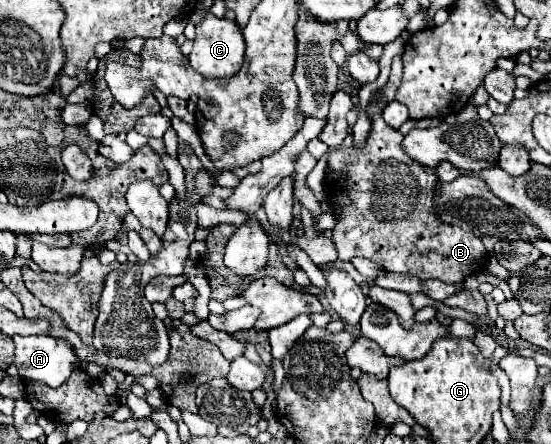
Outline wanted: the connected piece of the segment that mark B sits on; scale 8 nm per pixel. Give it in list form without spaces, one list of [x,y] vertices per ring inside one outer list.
[[[369,105],[367,115],[371,117],[371,131],[363,149],[343,149],[329,155],[329,169],[335,171],[337,179],[333,183],[335,199],[339,201],[341,213],[337,215],[337,225],[333,229],[333,241],[341,261],[351,261],[353,257],[365,257],[375,261],[381,269],[391,273],[409,273],[419,279],[439,279],[449,285],[459,285],[465,277],[485,271],[487,268],[487,251],[481,239],[477,239],[471,231],[463,231],[461,227],[445,225],[433,207],[435,189],[439,179],[431,167],[423,167],[413,161],[403,151],[403,135],[393,127],[387,127],[381,117],[381,107]]]

